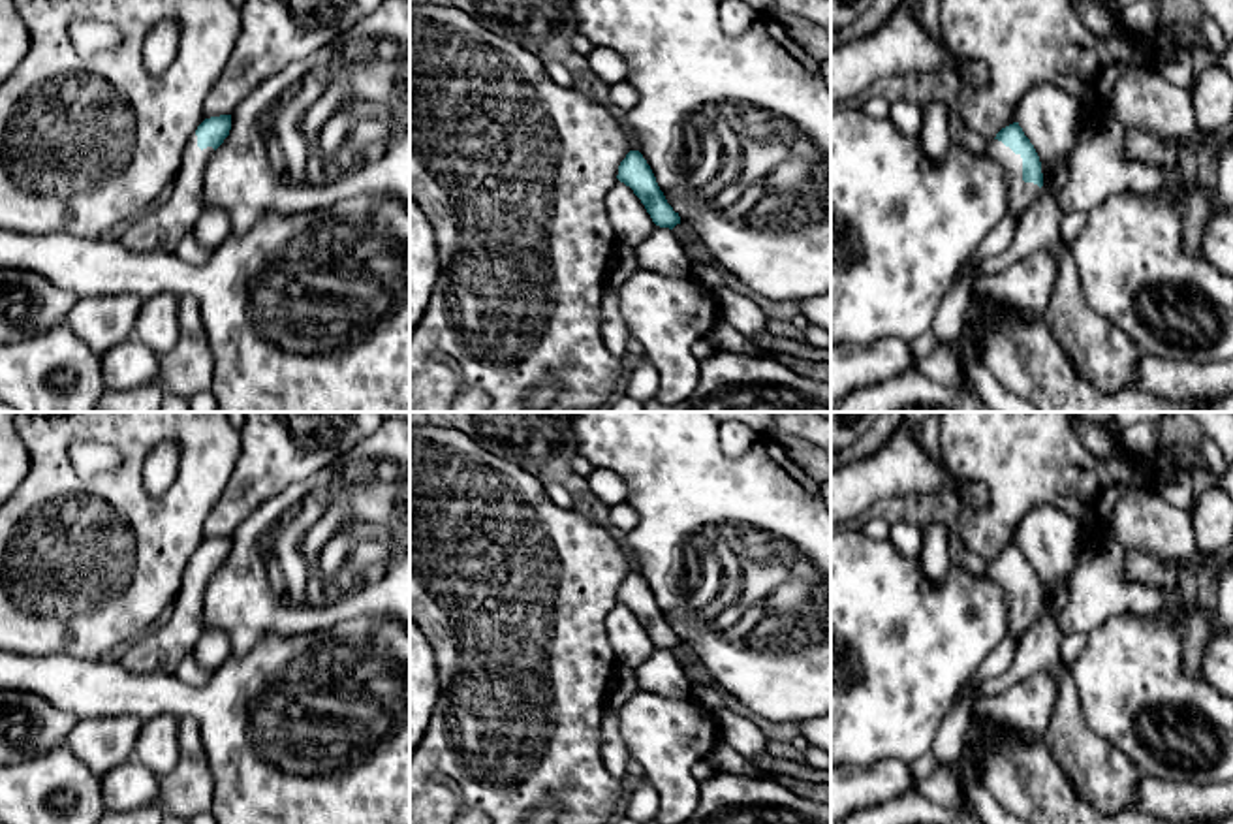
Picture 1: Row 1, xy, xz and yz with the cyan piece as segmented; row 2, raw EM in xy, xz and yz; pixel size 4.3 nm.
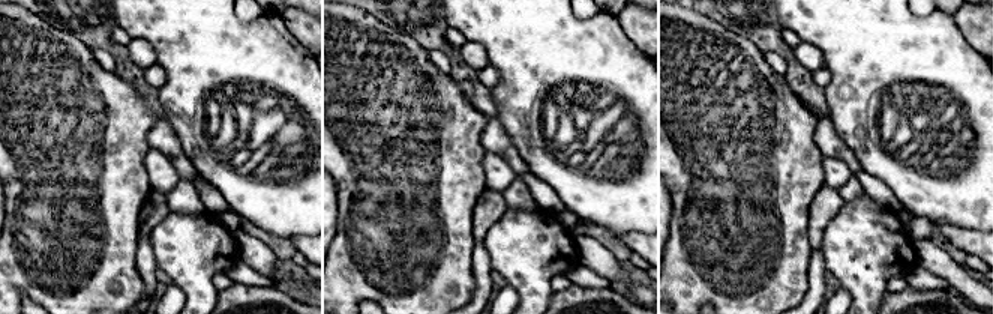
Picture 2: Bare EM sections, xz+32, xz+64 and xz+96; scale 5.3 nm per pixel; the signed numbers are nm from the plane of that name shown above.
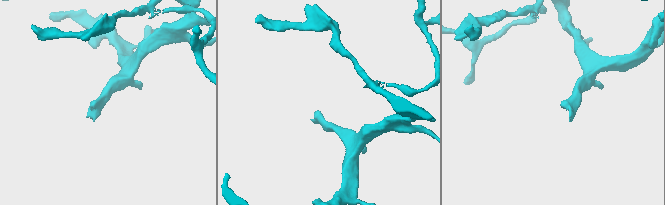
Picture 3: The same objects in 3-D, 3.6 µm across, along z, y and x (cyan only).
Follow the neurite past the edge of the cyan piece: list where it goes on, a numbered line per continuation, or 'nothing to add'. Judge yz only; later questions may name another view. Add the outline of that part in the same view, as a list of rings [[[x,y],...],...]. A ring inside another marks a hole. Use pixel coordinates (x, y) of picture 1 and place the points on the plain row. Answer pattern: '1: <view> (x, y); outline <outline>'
1: yz (1021, 616); outline [[[998,561],[987,563],[987,574],[1006,593],[1007,638],[1021,638],[1039,617],[1041,610],[1022,602],[1022,579]]]

